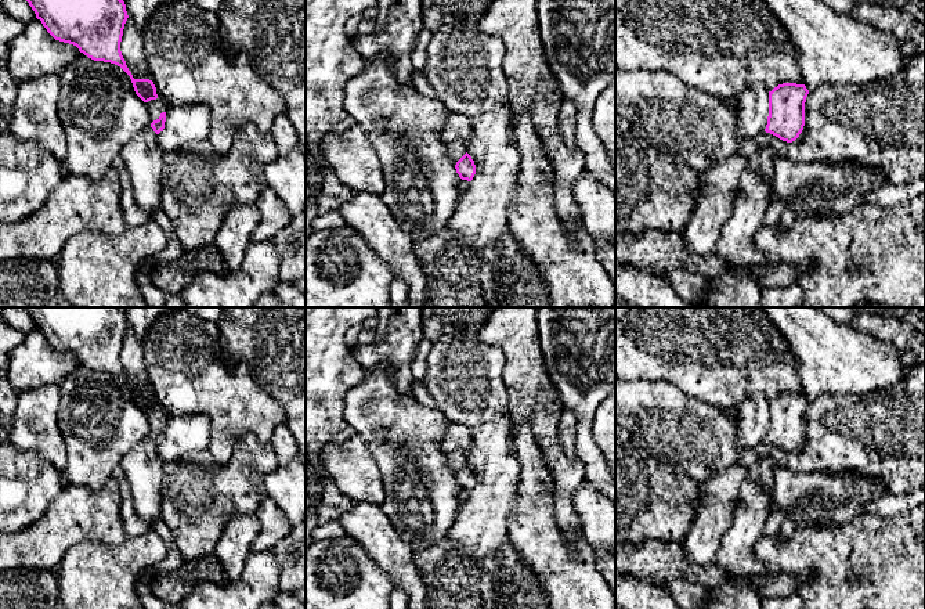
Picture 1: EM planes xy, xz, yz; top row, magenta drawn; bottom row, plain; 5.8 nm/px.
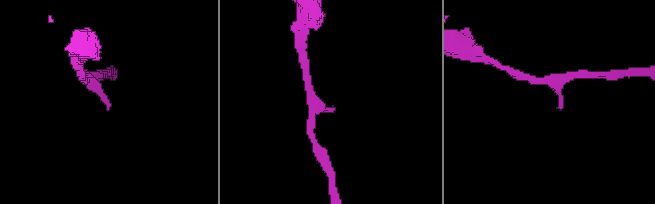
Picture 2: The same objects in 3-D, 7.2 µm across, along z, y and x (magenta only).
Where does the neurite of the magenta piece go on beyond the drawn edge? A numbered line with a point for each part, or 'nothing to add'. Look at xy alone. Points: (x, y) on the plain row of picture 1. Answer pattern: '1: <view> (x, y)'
1: xy (143, 468)

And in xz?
1: xz (456, 460)

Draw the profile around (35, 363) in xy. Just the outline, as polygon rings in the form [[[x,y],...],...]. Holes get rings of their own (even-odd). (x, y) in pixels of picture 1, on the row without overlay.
[[[36,328],[10,353],[6,370],[11,386],[19,393],[59,385],[79,364],[76,356],[55,350]]]

